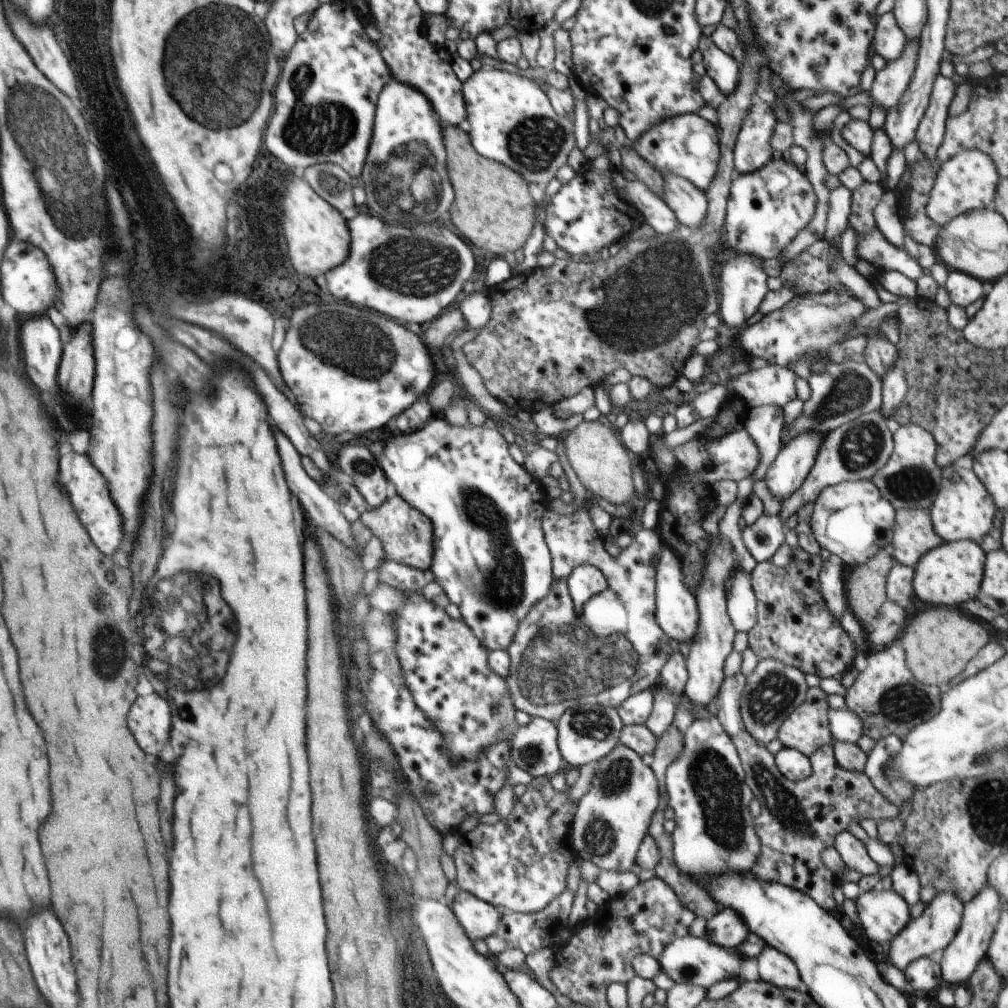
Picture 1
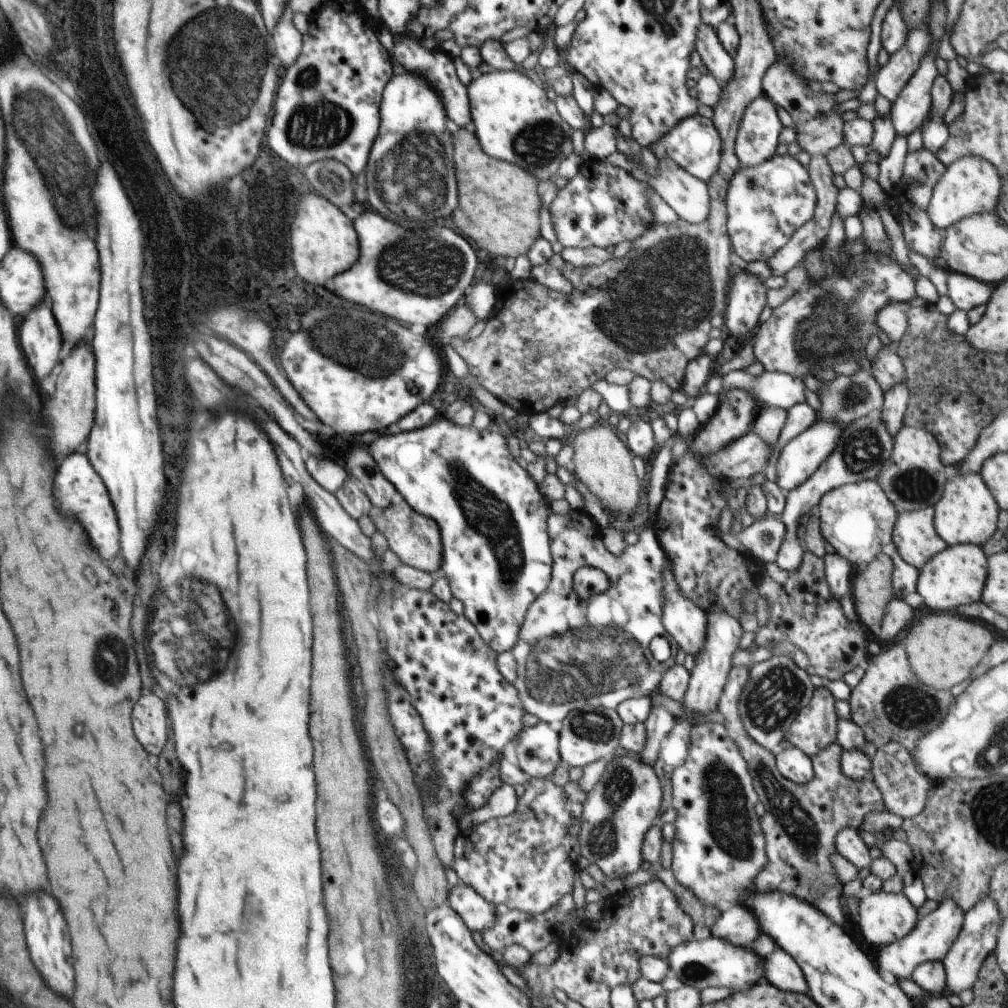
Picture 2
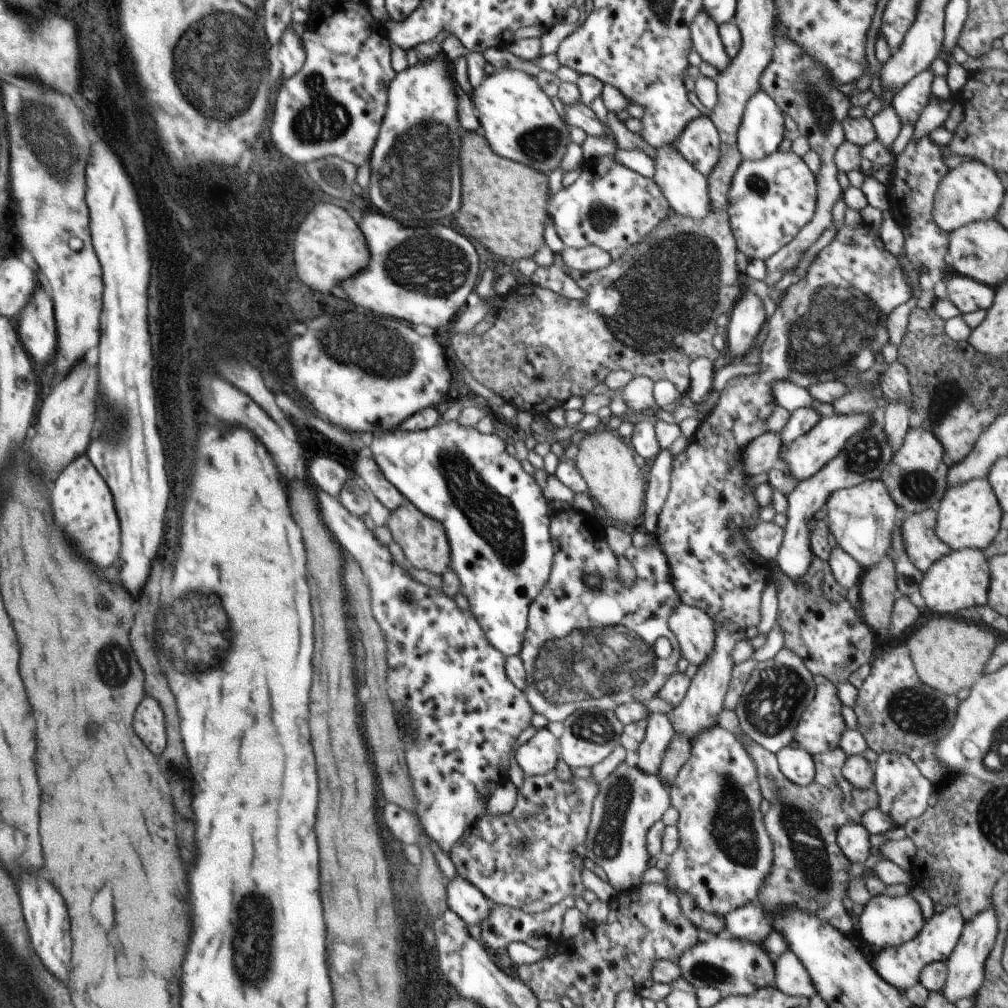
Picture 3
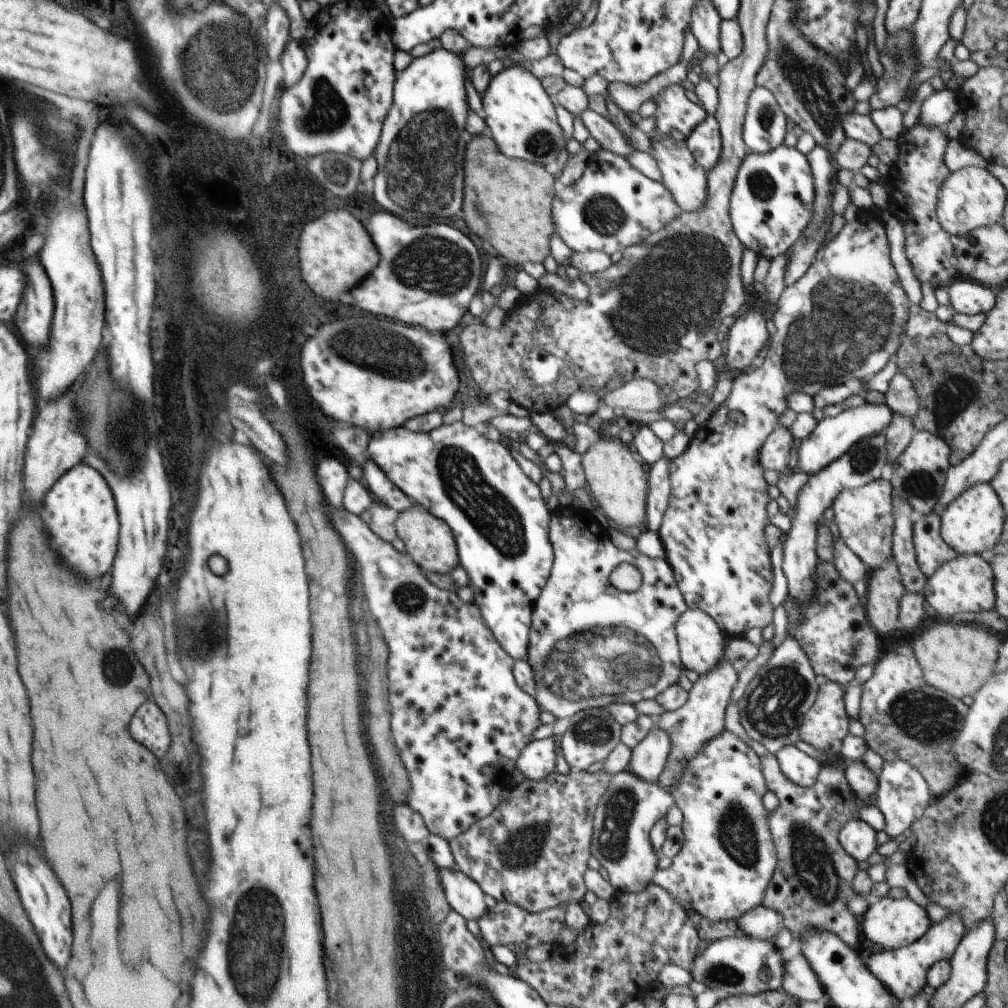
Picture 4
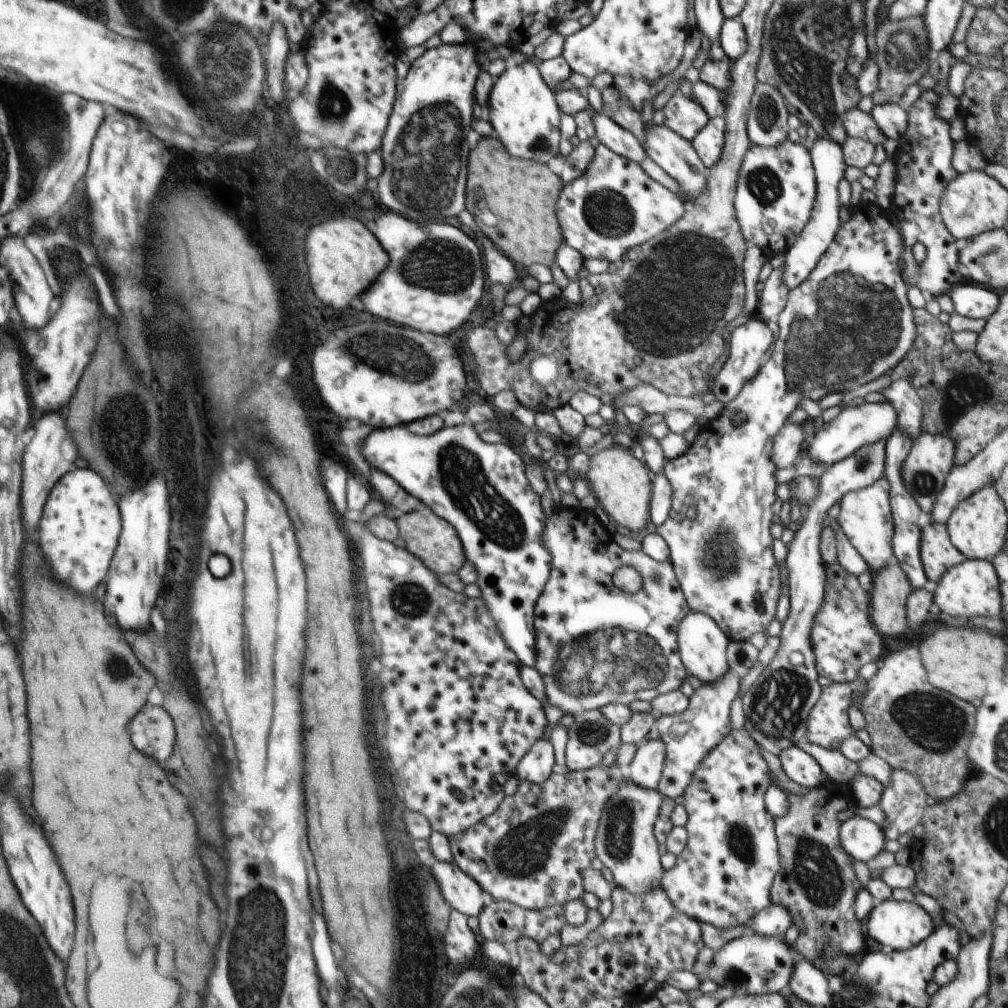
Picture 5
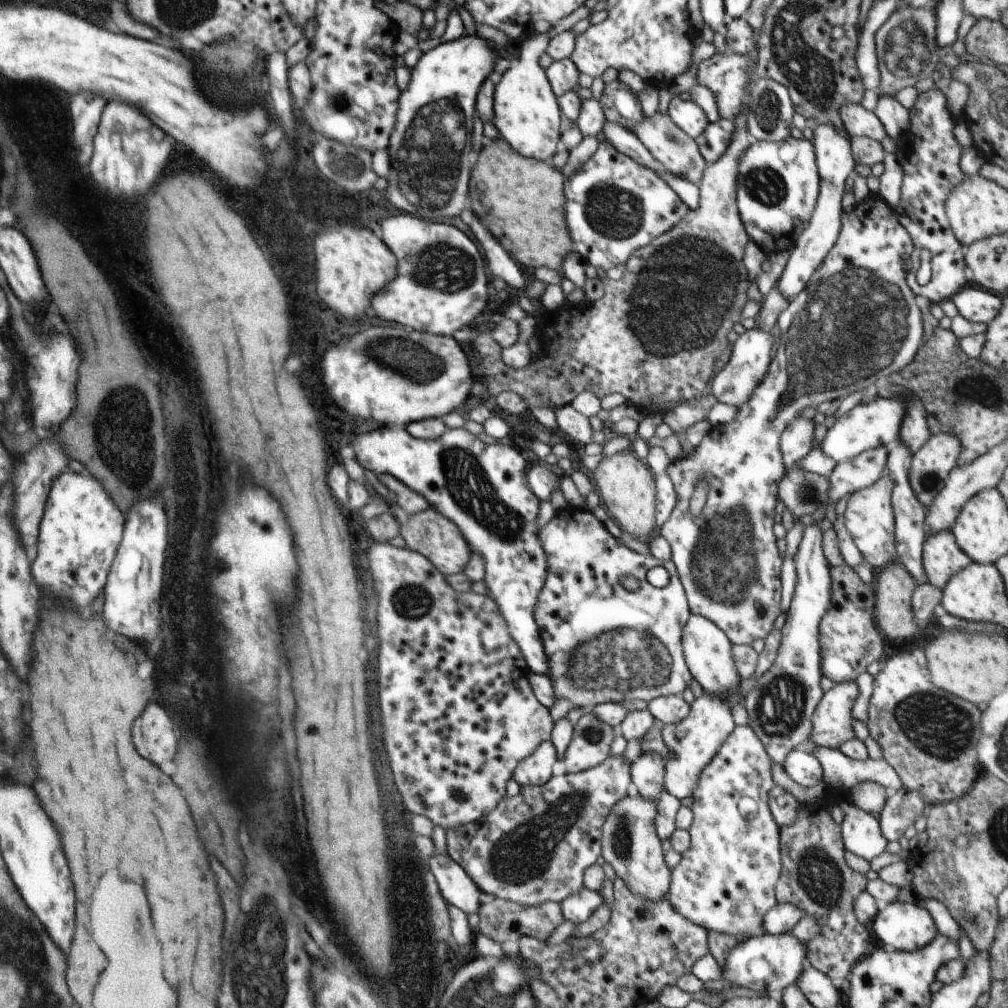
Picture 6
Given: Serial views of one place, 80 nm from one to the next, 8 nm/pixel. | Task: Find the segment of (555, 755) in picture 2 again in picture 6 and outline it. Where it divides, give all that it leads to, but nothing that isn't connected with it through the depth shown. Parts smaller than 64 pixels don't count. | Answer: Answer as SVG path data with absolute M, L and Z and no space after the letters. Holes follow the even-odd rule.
M552 741L541 742L536 750L523 758L514 769L513 779L519 786L542 786L552 778L552 766L559 760Z

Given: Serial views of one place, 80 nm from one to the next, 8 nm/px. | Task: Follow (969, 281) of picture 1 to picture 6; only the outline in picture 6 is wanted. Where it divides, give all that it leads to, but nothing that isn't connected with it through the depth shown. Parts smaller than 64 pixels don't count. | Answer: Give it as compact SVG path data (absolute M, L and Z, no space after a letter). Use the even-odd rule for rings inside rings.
M966 286L951 300L966 320L988 324L994 320L1002 306L1002 297L982 290L981 287Z

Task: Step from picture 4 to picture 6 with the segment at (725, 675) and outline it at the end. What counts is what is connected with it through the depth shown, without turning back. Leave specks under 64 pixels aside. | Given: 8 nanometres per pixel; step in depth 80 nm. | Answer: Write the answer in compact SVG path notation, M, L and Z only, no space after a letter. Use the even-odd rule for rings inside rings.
M708 693L695 698L690 705L688 716L678 724L664 725L662 736L671 756L666 759L663 788L687 803L698 784L700 773L710 764L712 758L726 742L728 735L735 729L734 719L730 713L730 705L723 699L715 699Z

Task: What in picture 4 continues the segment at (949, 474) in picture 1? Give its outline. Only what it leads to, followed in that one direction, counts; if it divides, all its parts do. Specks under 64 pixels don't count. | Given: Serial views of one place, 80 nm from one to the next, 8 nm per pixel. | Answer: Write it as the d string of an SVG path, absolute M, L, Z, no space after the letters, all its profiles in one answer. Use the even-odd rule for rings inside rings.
M978 483L955 498L940 514L941 535L960 555L984 555L999 541L1006 520L1005 510L990 483Z

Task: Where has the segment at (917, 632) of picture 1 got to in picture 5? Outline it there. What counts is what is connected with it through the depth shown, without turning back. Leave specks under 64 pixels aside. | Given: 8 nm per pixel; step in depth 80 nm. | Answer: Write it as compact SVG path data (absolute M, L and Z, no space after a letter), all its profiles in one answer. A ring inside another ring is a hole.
M941 626L920 644L919 651L930 684L968 702L982 698L988 684L1006 676L1004 667L1007 645L1002 636L984 629Z

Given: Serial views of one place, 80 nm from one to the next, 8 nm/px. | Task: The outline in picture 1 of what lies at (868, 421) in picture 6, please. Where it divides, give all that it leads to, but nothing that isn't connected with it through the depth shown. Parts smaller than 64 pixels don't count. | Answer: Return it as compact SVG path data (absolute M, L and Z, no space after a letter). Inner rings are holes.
M808 431L791 438L776 455L765 474L769 491L781 500L798 490L814 466L826 434Z

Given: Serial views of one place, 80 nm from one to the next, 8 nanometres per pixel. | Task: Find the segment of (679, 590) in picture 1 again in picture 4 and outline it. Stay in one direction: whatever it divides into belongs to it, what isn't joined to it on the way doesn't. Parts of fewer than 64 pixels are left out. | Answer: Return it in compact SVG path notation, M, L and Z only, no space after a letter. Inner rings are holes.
M700 609L685 610L675 631L684 668L700 675L711 673L725 654L725 635L715 620Z

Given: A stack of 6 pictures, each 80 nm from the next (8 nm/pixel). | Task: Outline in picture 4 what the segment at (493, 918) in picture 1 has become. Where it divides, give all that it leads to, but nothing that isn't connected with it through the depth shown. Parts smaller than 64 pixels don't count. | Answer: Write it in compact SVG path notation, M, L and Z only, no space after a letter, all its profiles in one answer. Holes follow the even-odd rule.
M438 868L439 879L445 891L447 903L467 921L477 921L488 908L484 903L485 892L466 873L456 868L454 870Z

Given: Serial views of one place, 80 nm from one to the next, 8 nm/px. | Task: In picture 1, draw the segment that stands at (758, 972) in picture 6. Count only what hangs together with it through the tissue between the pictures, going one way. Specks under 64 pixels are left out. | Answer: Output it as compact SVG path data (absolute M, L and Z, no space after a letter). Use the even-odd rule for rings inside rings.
M689 934L669 942L658 958L661 970L675 983L688 983L705 989L729 979L744 981L740 977L740 966L745 959L748 958L740 955L738 950L728 950L704 937L698 938Z

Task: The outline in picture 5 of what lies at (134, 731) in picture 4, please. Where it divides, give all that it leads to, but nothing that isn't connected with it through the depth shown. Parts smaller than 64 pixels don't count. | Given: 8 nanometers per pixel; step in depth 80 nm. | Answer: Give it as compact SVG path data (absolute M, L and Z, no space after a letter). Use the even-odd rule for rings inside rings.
M146 704L132 718L130 736L140 752L164 762L174 750L175 724L164 707Z

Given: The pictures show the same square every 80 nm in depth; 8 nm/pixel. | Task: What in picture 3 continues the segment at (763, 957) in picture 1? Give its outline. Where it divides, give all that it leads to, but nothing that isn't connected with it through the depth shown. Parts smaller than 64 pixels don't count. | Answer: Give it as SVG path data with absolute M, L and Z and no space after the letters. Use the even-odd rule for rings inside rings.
M788 950L774 958L775 987L784 994L795 997L806 997L808 1000L816 996L817 990L800 959Z

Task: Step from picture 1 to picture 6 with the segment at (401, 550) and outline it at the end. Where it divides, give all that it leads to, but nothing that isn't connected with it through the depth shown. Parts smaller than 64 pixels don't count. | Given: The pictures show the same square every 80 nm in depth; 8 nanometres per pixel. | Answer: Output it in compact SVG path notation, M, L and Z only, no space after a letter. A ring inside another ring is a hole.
M432 507L410 516L408 522L402 524L400 534L406 540L408 548L422 553L445 577L462 573L471 559L470 545L456 523Z

